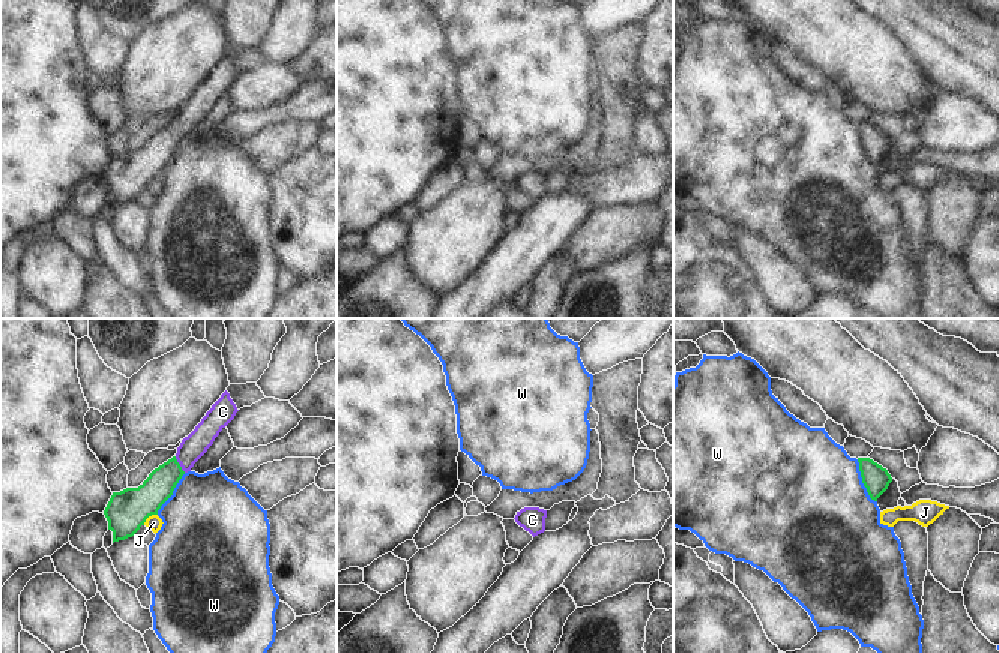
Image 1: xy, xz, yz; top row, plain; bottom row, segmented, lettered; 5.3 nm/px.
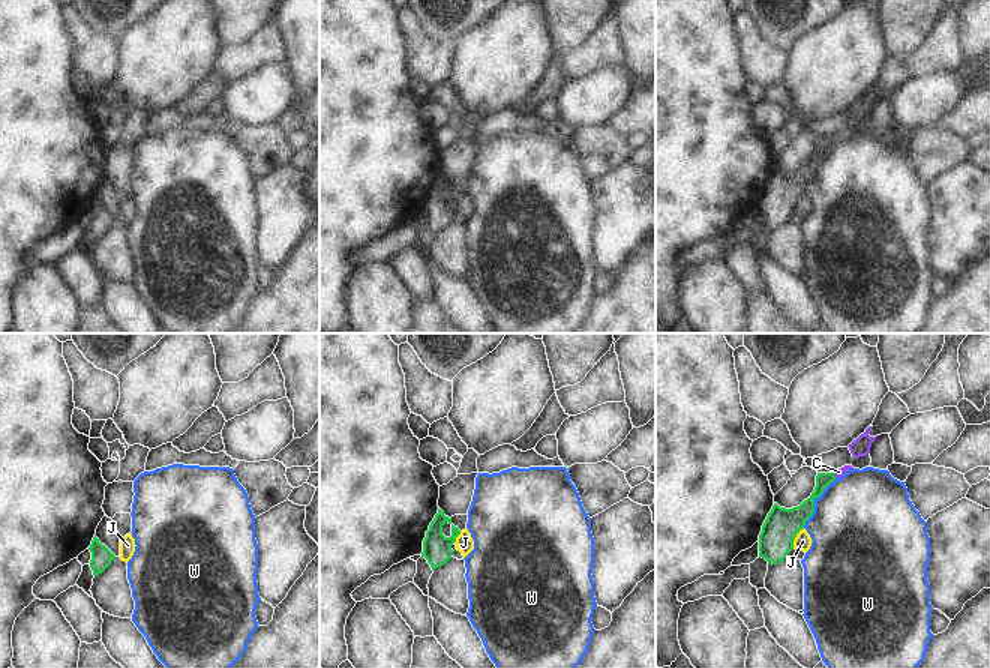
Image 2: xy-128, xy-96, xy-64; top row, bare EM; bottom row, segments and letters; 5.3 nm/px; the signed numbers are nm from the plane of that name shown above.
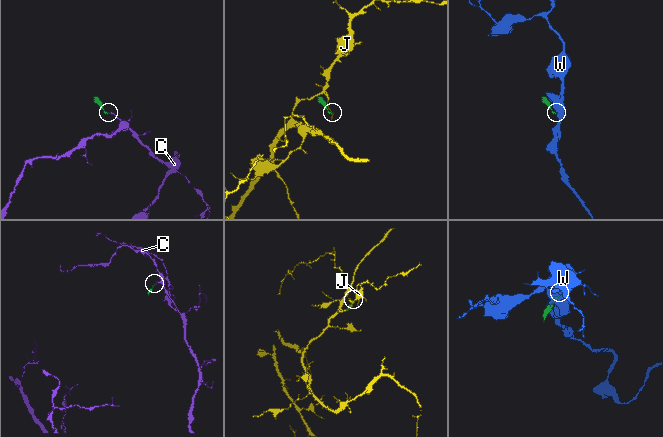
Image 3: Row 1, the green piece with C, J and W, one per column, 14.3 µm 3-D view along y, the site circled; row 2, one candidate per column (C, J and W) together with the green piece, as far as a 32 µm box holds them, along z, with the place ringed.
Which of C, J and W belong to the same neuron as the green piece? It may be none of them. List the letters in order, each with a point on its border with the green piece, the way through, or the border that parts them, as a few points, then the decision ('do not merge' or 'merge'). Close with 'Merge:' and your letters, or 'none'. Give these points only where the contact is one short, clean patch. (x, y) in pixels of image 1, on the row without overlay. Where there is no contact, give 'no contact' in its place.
C: xy (179, 128) | across xy (147, 162), (179, 128), (196, 108) | merge
J: xy (149, 179) | do not merge
W: yz (863, 146) | along yz (857, 123), (861, 146), (867, 158), (876, 165) | do not merge
Merge: C

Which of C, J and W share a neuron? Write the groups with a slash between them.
C / J / W

